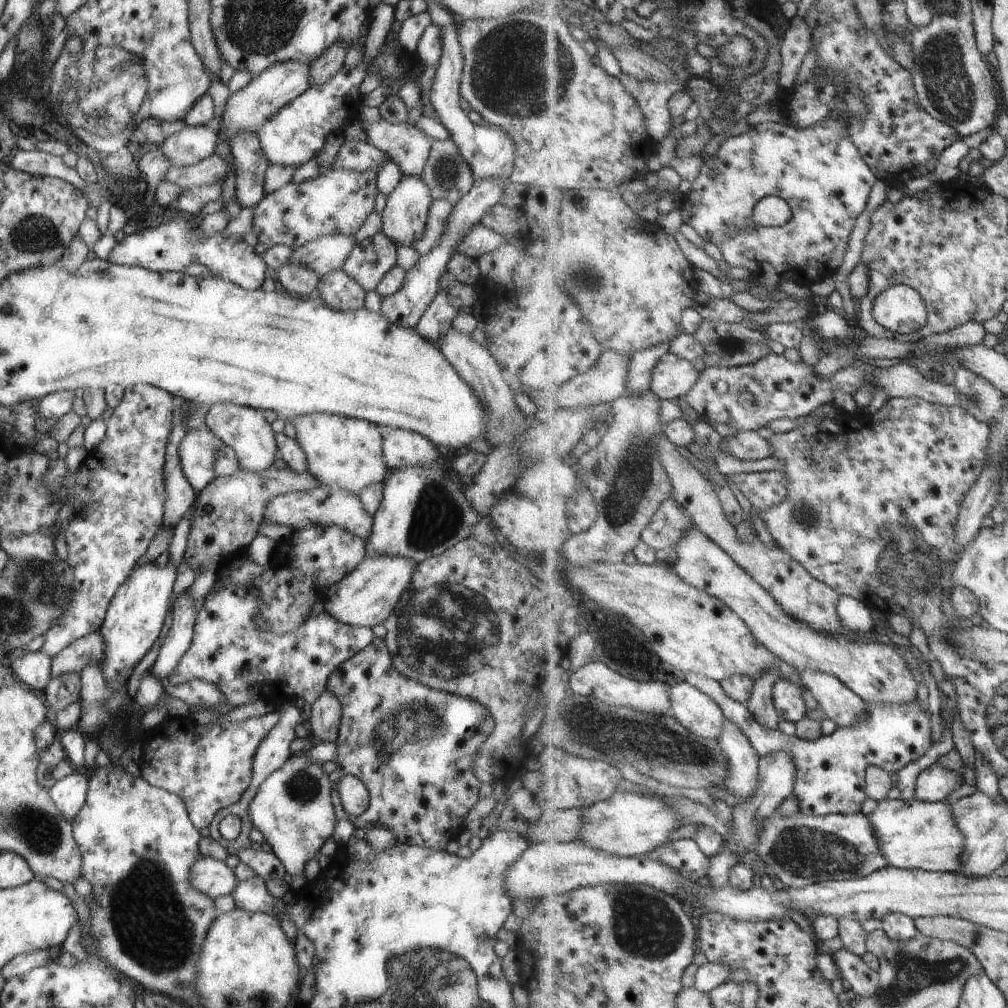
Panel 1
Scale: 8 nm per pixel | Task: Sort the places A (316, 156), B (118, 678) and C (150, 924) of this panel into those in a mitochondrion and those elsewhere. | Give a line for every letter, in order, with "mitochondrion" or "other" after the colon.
A: other
B: mitochondrion
C: mitochondrion

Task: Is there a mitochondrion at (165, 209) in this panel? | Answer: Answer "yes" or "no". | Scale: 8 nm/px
no

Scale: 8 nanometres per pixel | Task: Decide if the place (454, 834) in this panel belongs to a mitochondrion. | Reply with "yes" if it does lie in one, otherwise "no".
no

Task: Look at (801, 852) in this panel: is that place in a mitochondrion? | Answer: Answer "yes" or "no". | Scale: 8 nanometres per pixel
yes

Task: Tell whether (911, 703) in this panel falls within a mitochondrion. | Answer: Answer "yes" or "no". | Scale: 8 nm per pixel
no

